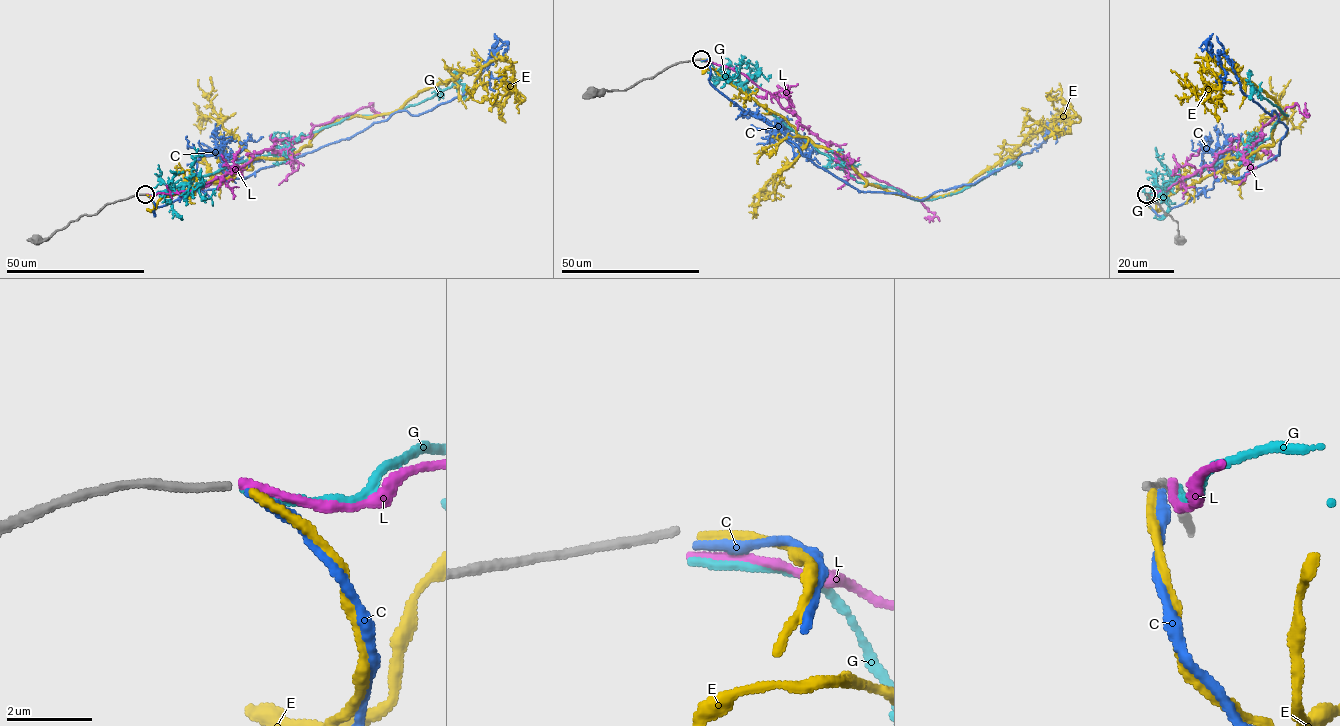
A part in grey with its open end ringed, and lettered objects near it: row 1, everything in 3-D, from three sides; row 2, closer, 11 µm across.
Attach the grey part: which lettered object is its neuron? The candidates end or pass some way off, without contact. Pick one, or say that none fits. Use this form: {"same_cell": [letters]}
{"same_cell": []}

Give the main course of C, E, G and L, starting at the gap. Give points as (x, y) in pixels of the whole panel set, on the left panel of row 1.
C: (146, 195), (155, 216), (397, 111), (419, 115), (468, 91), (491, 54), (489, 74), (510, 80)
E: (146, 195), (151, 211), (255, 159), (287, 158), (333, 121), (388, 114), (499, 58), (524, 99), (495, 79)
G: (146, 195), (277, 153), (349, 117), (377, 116), (413, 106), (455, 83), (463, 86), (463, 100)
L: (146, 194), (193, 190), (244, 166), (255, 153), (287, 149), (315, 125), (372, 104), (378, 114), (369, 102)

